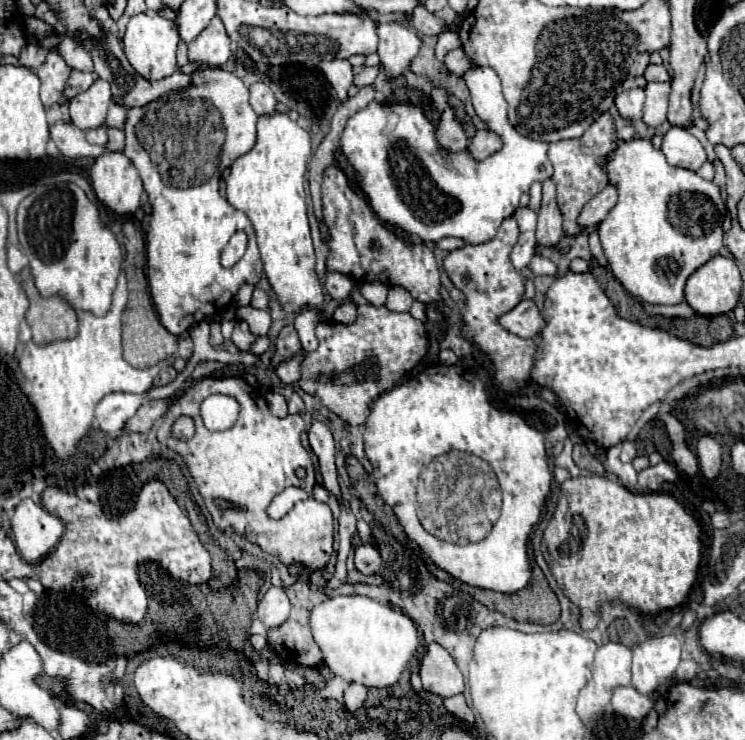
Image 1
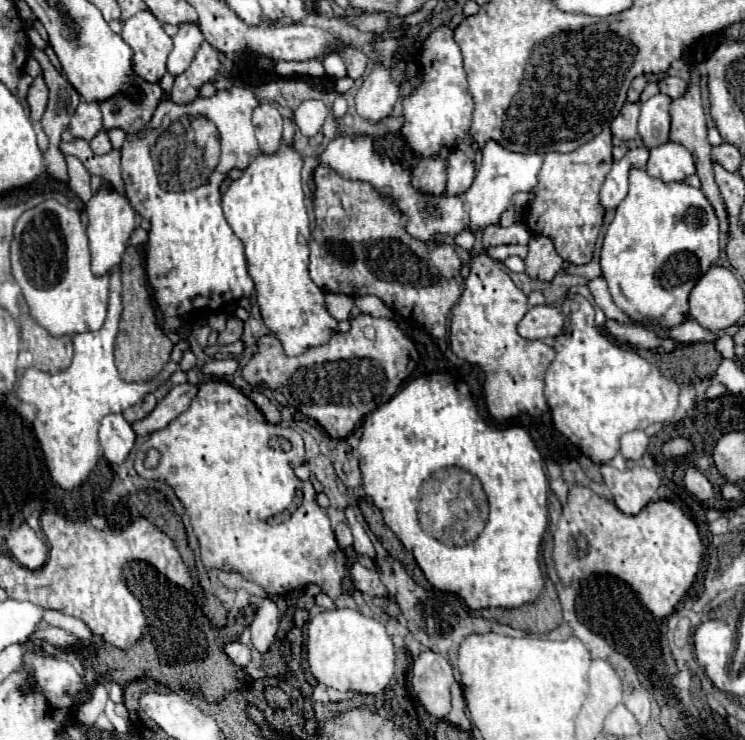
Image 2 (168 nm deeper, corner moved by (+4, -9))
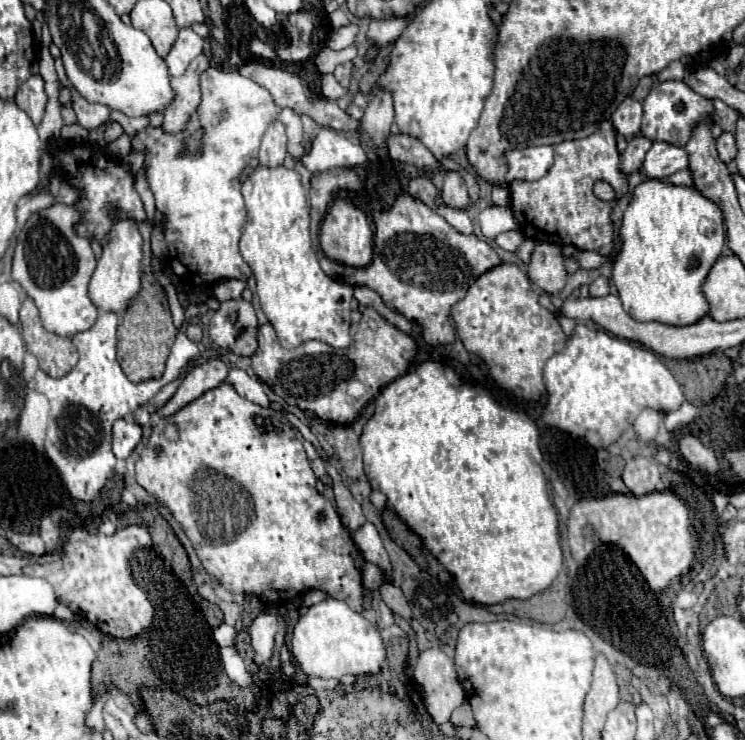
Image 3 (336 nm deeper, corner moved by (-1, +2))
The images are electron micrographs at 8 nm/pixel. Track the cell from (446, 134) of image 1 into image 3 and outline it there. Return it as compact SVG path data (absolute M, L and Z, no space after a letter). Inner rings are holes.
M419 176L419 178L413 178L409 182L409 190L407 190L409 196L415 196L417 200L421 200L423 204L427 204L429 208L435 206L435 196L437 196L437 190L431 182L431 178L427 176Z

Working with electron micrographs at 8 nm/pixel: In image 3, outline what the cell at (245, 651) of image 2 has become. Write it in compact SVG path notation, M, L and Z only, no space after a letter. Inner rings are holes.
M221 624L219 628L213 630L213 640L219 646L235 646L235 636L237 636L237 630L227 624Z

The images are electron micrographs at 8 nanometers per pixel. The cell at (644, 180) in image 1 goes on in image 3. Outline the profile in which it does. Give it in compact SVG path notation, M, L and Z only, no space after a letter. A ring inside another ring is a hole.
M645 180L635 188L633 202L625 210L621 226L621 252L613 262L613 282L623 300L623 308L639 322L661 322L669 326L691 326L699 322L709 312L701 286L721 256L723 244L723 214L717 204L707 200L695 188L663 184L661 180Z

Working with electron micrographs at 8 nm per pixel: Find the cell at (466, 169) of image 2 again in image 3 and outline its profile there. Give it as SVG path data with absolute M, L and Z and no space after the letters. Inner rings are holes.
M445 172L445 182L441 190L441 198L449 208L465 210L469 206L469 194L463 178L457 172Z

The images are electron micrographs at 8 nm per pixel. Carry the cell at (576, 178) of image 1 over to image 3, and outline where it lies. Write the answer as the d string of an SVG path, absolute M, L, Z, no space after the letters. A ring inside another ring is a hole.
M605 120L599 130L587 138L557 144L555 164L541 180L513 180L509 184L509 208L513 210L519 230L535 242L575 246L577 250L593 250L603 256L611 254L615 248L611 222L611 210L615 202L603 202L593 194L593 184L597 180L605 180L615 188L615 202L629 188L629 176L619 168L615 130L609 120Z

